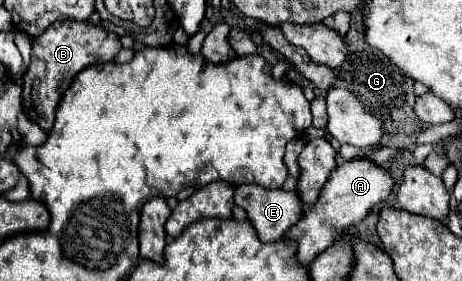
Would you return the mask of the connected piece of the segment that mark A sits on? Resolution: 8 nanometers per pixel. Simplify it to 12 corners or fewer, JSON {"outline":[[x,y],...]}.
{"outline":[[352,158],[286,232],[310,264],[394,188],[392,174]]}

